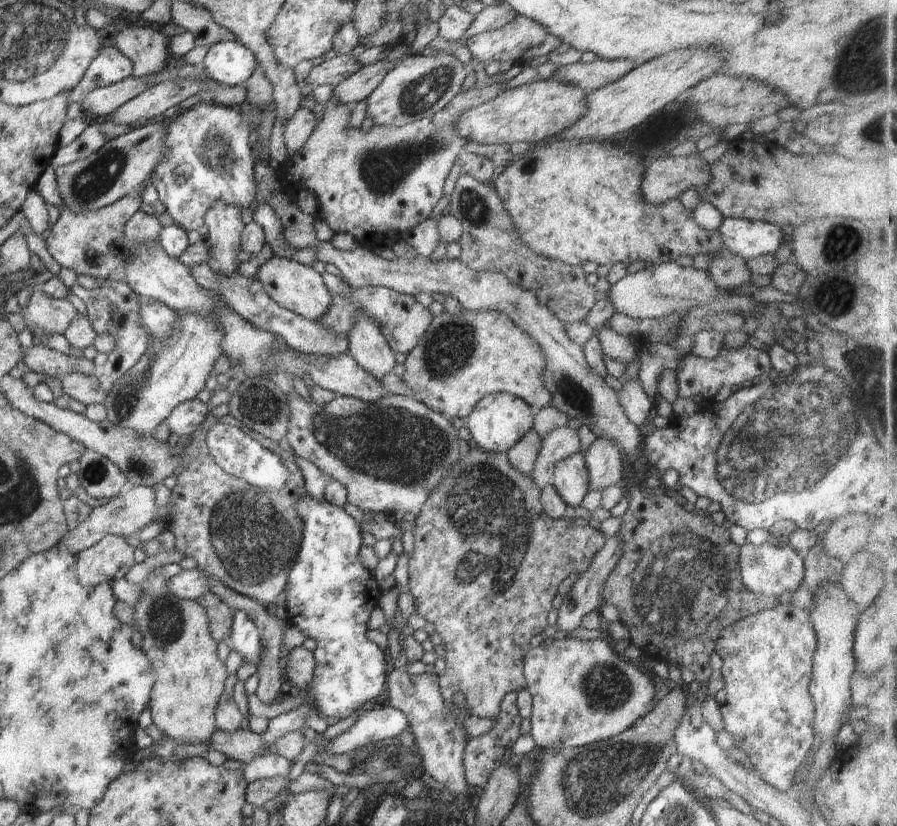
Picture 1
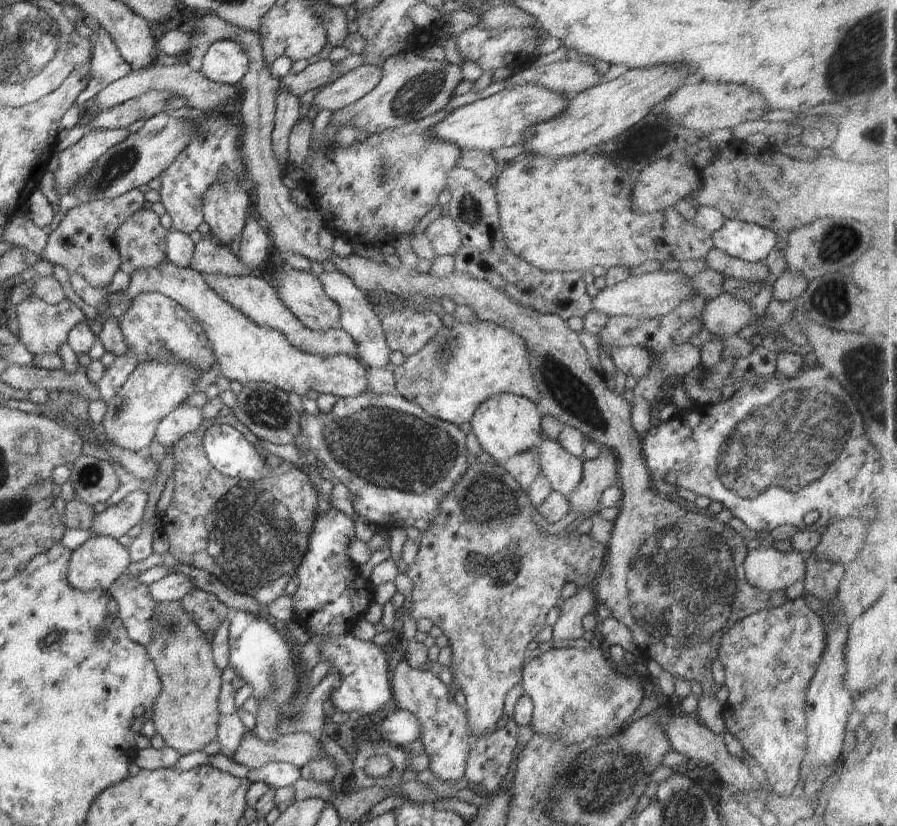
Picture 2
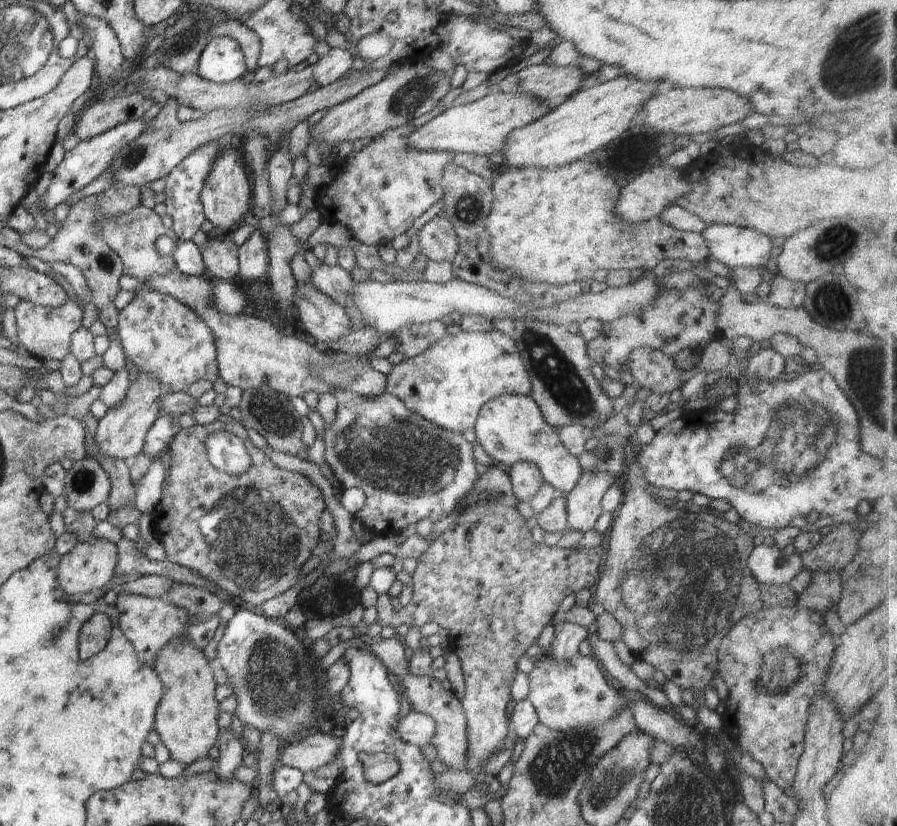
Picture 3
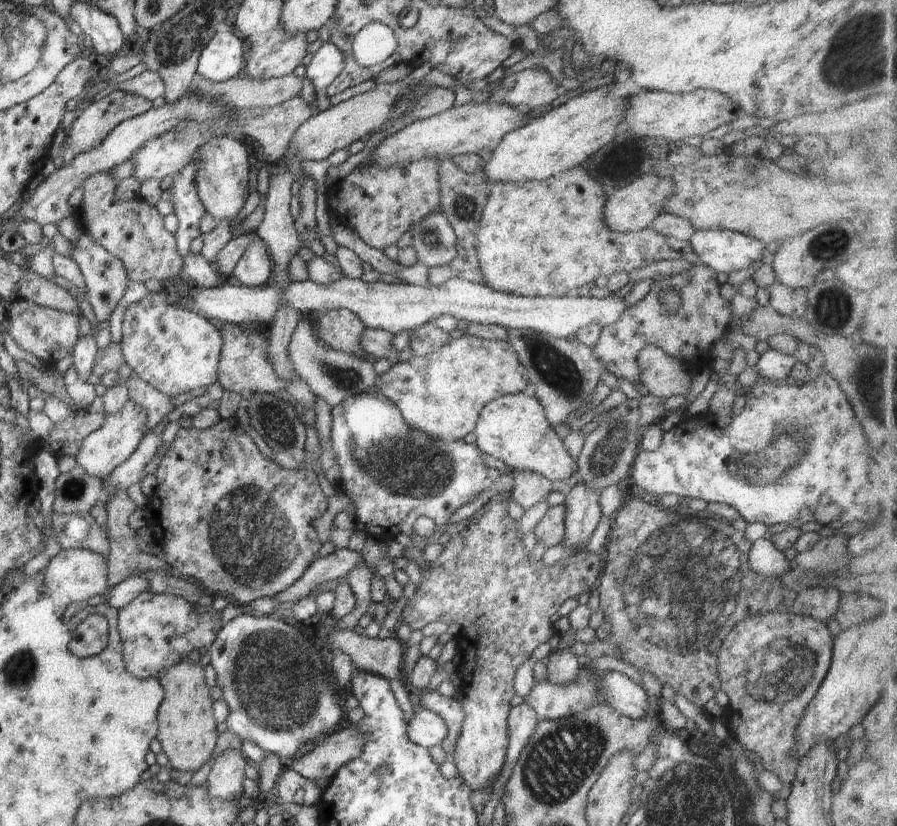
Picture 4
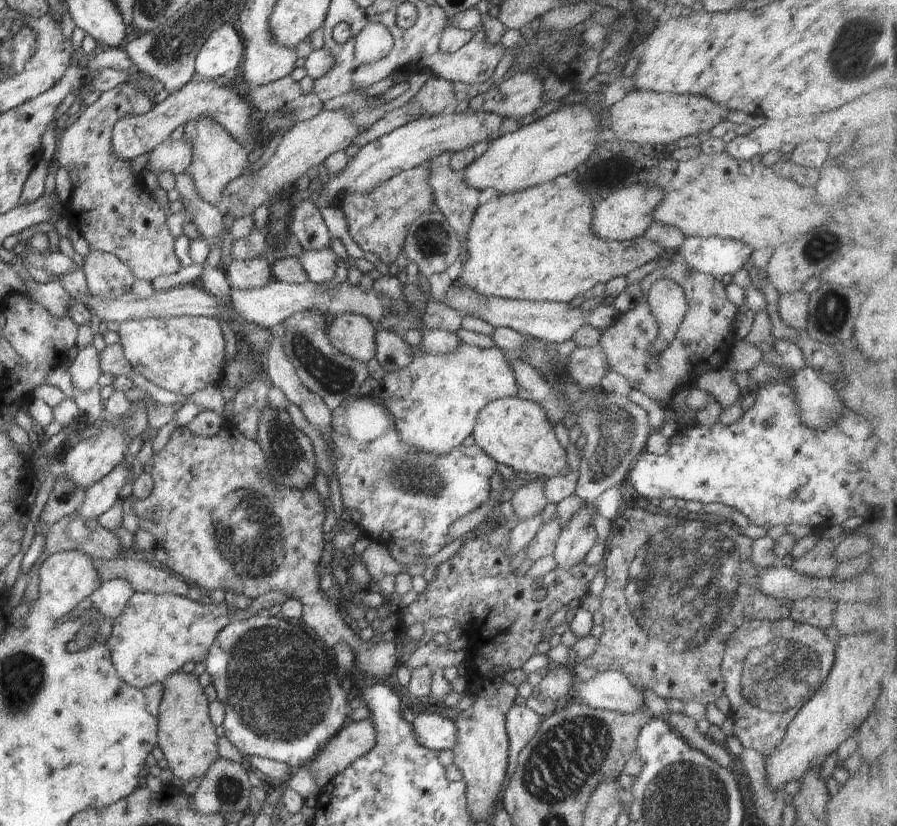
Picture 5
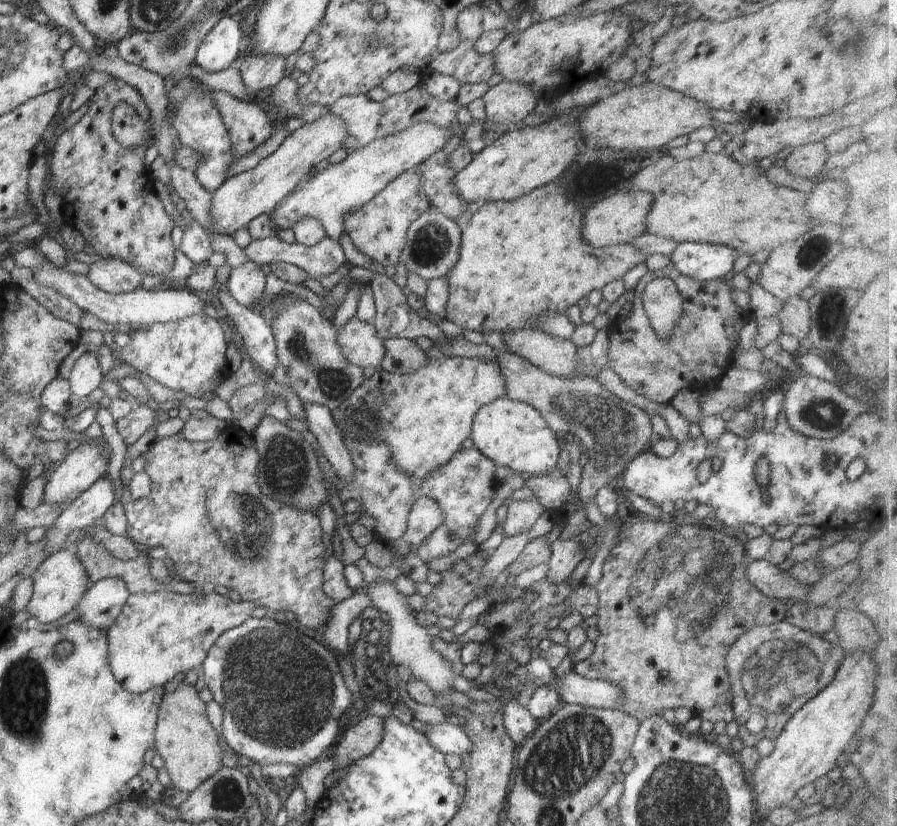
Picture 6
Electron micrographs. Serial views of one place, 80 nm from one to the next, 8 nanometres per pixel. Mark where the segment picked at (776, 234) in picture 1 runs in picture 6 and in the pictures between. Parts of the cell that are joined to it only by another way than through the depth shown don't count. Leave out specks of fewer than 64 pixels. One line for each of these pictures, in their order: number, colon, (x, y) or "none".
2: (748, 241)
3: (734, 246)
4: (724, 251)
5: (722, 257)
6: (702, 261)

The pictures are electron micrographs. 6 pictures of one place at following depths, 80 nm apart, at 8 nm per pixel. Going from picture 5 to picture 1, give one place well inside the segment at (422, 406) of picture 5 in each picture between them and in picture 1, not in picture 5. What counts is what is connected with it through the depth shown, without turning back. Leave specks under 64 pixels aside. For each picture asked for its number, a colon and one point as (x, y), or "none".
1: (463, 356)
2: (458, 369)
3: (447, 384)
4: (442, 393)

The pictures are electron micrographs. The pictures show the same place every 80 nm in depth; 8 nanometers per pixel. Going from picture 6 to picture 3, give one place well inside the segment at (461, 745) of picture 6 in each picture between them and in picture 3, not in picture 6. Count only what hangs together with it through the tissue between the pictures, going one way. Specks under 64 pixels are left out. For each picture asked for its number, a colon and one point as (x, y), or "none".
3: (415, 728)
4: (426, 729)
5: (432, 730)

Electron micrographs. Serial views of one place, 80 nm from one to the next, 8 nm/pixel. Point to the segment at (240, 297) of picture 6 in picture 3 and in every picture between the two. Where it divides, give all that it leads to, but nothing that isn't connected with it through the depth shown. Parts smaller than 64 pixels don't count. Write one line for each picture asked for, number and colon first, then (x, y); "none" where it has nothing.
3: (253, 259)
4: (253, 269)
5: (253, 273)

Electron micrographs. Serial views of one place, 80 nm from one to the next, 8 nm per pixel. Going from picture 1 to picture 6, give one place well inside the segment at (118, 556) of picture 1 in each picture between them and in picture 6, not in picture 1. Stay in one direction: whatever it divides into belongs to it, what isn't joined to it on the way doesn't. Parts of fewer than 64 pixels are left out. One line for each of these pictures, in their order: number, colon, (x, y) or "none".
2: (100, 561)
3: (89, 566)
4: (73, 575)
5: (66, 578)
6: (60, 582)

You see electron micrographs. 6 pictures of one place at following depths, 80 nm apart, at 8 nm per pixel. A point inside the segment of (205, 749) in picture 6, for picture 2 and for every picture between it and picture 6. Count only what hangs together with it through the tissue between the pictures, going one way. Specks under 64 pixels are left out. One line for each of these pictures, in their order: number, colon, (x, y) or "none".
2: (185, 713)
3: (186, 720)
4: (187, 732)
5: (186, 735)

